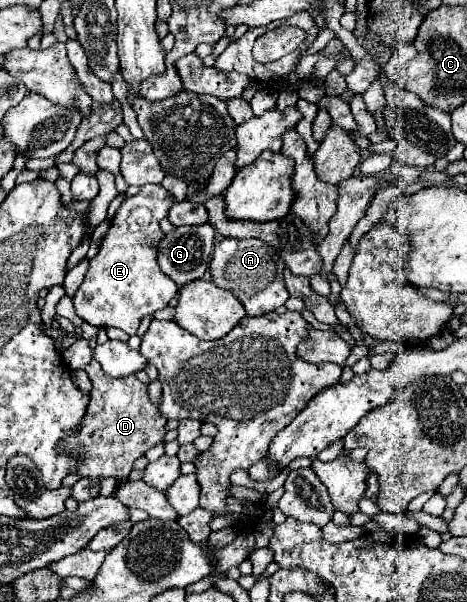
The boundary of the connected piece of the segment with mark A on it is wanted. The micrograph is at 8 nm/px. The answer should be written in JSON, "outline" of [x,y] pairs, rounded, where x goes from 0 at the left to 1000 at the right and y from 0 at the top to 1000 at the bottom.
{"outline":[[[478,395],[469,405],[460,405],[448,455],[465,475],[490,482],[525,508],[529,525],[585,518],[619,495],[606,468],[610,439],[593,422],[597,419],[585,409],[550,395]]]}

